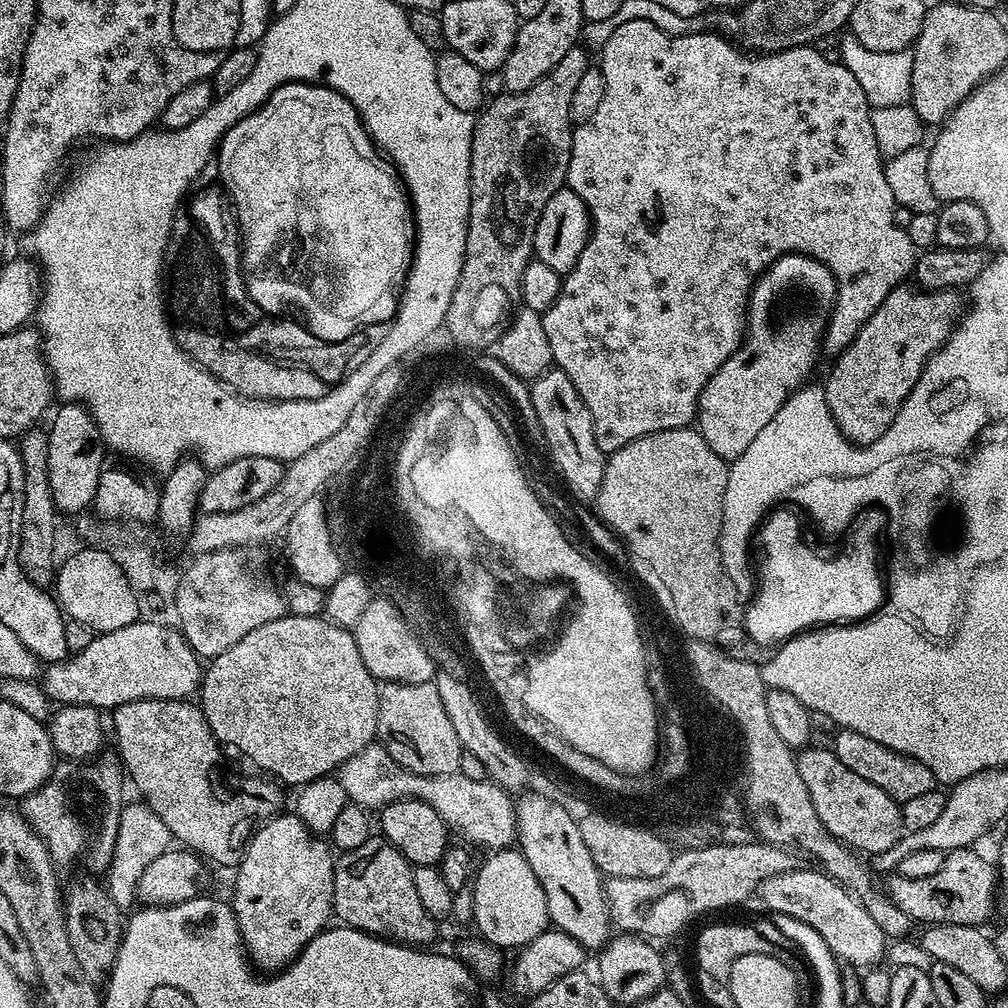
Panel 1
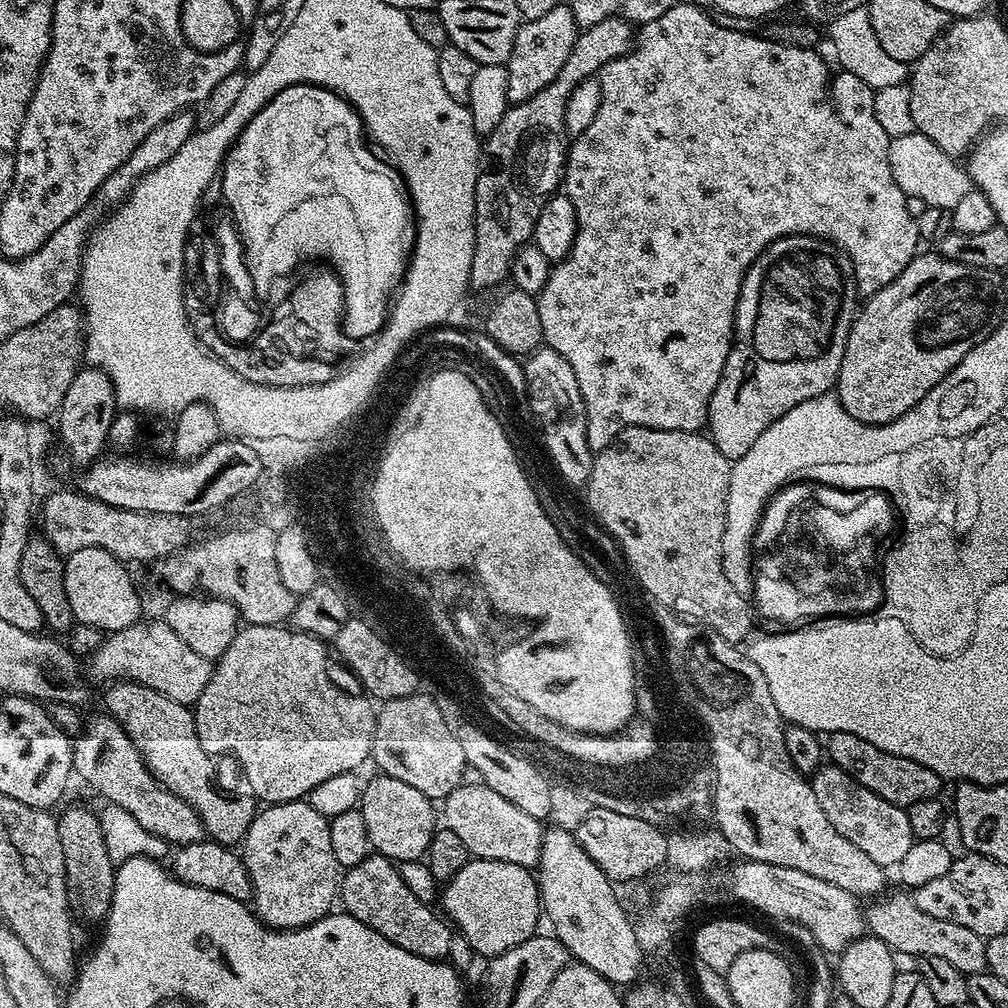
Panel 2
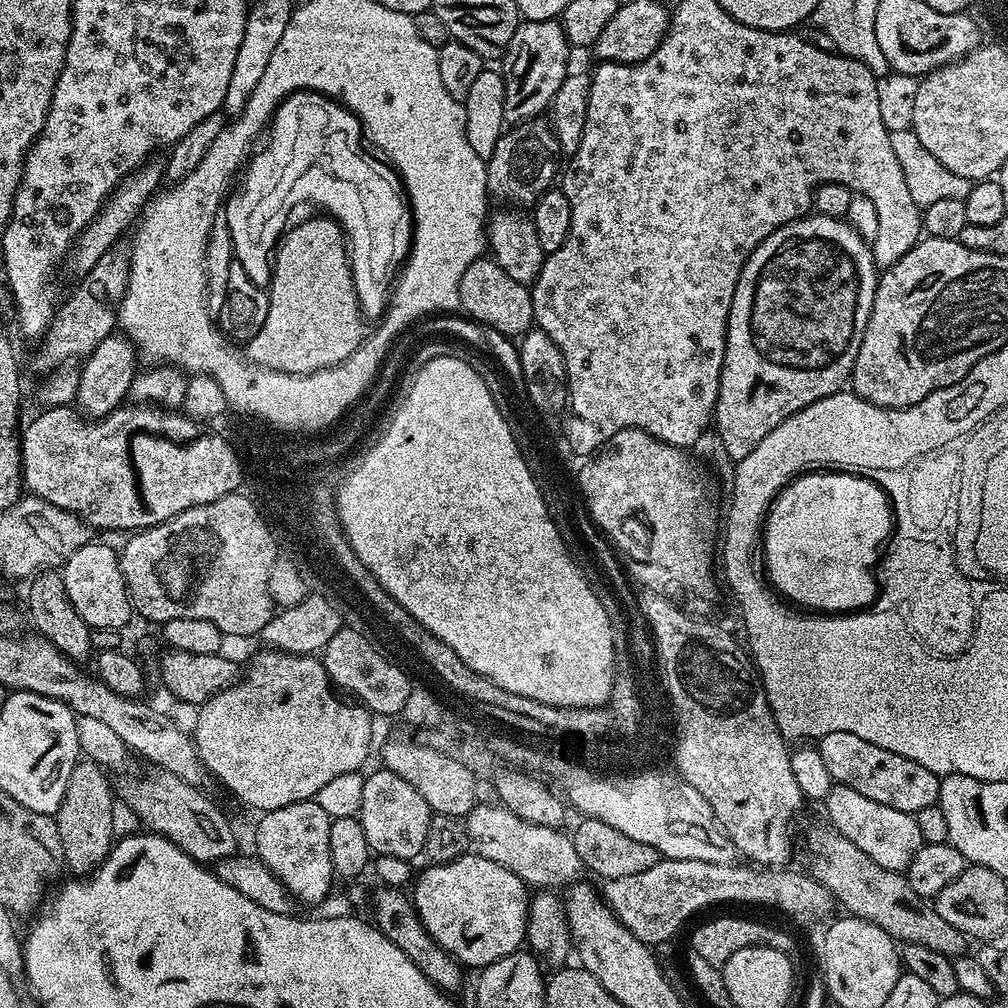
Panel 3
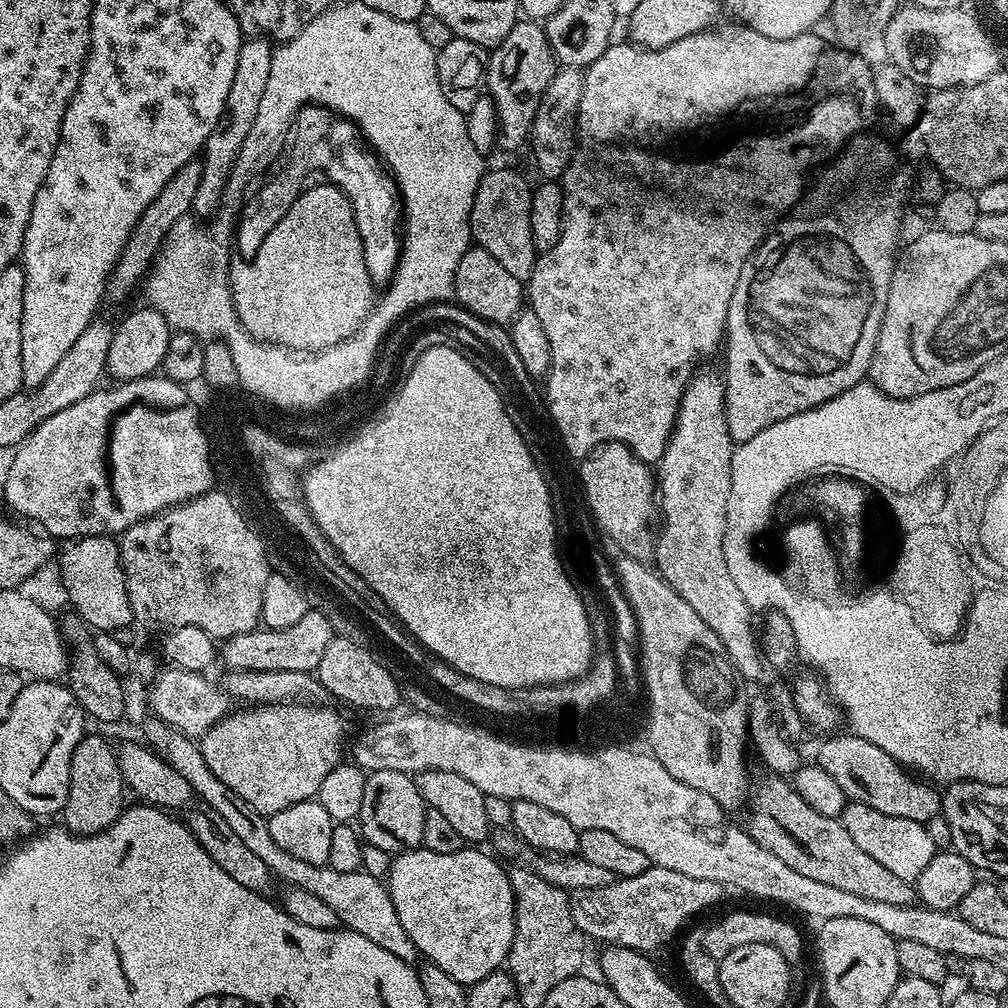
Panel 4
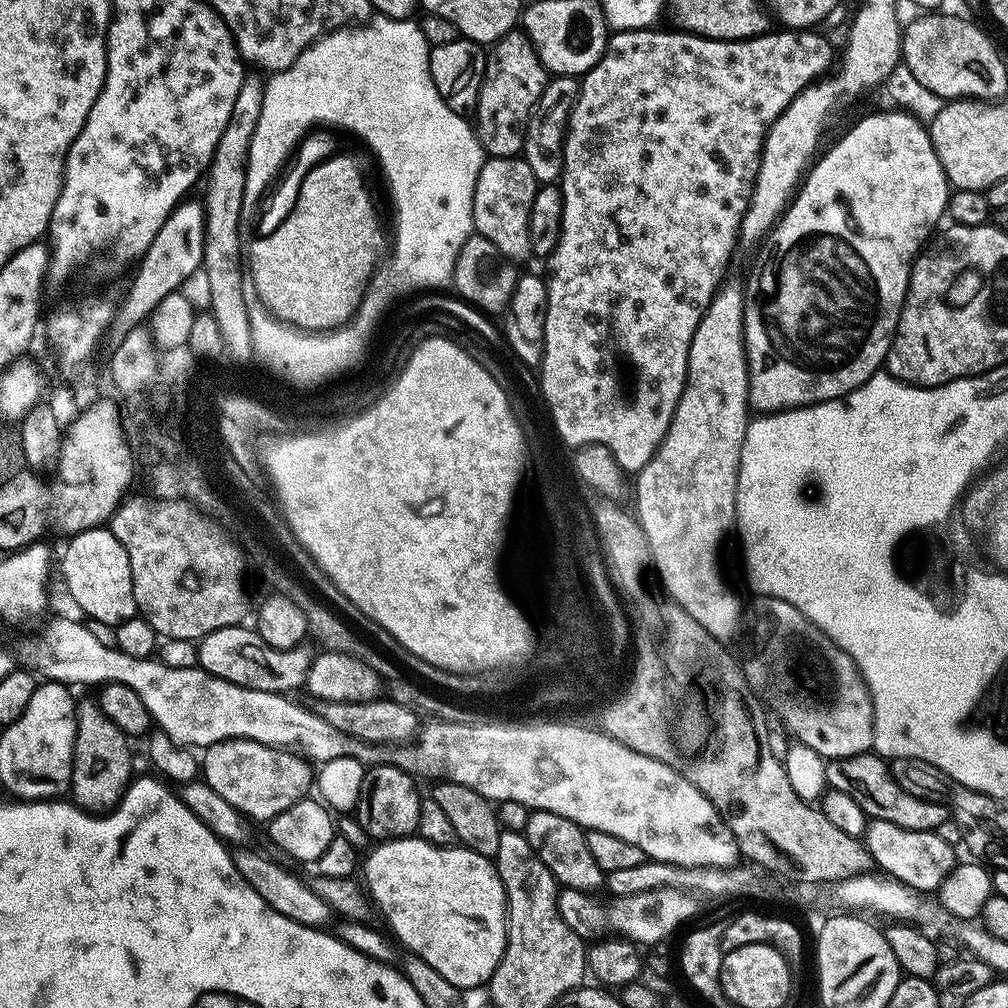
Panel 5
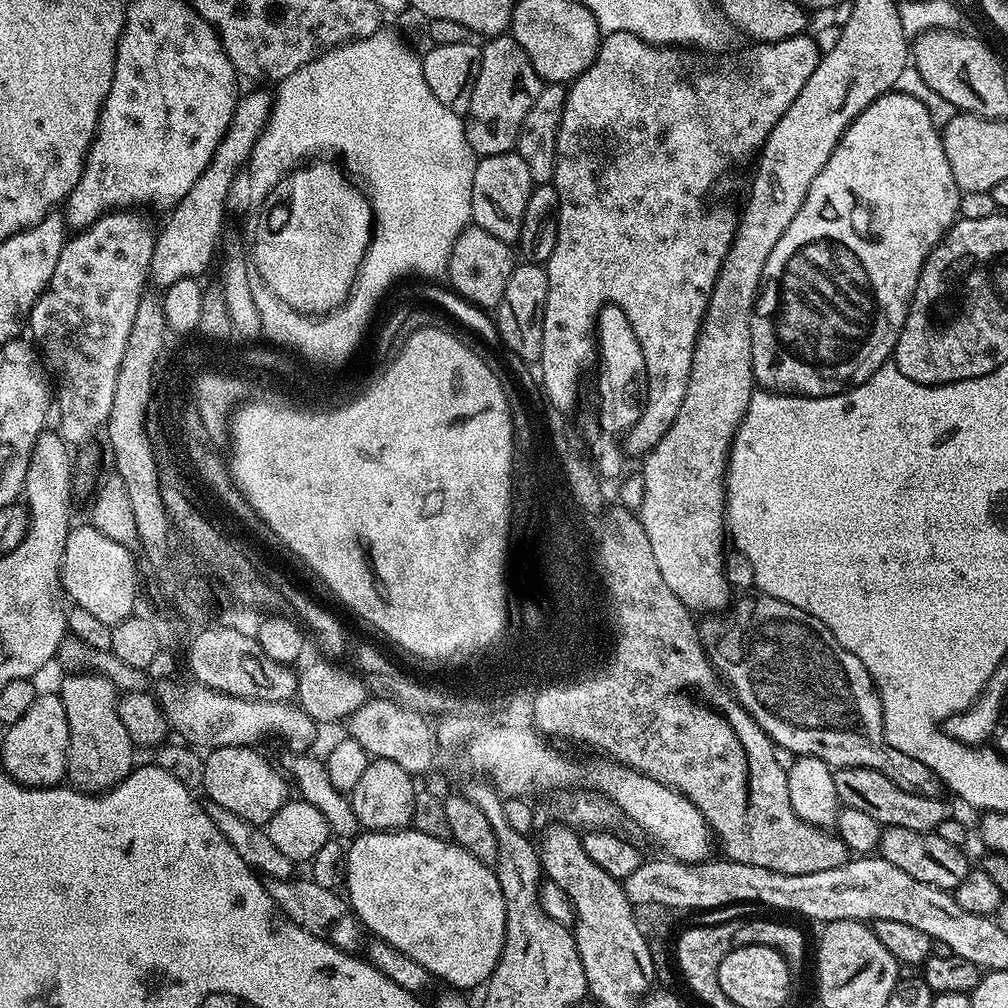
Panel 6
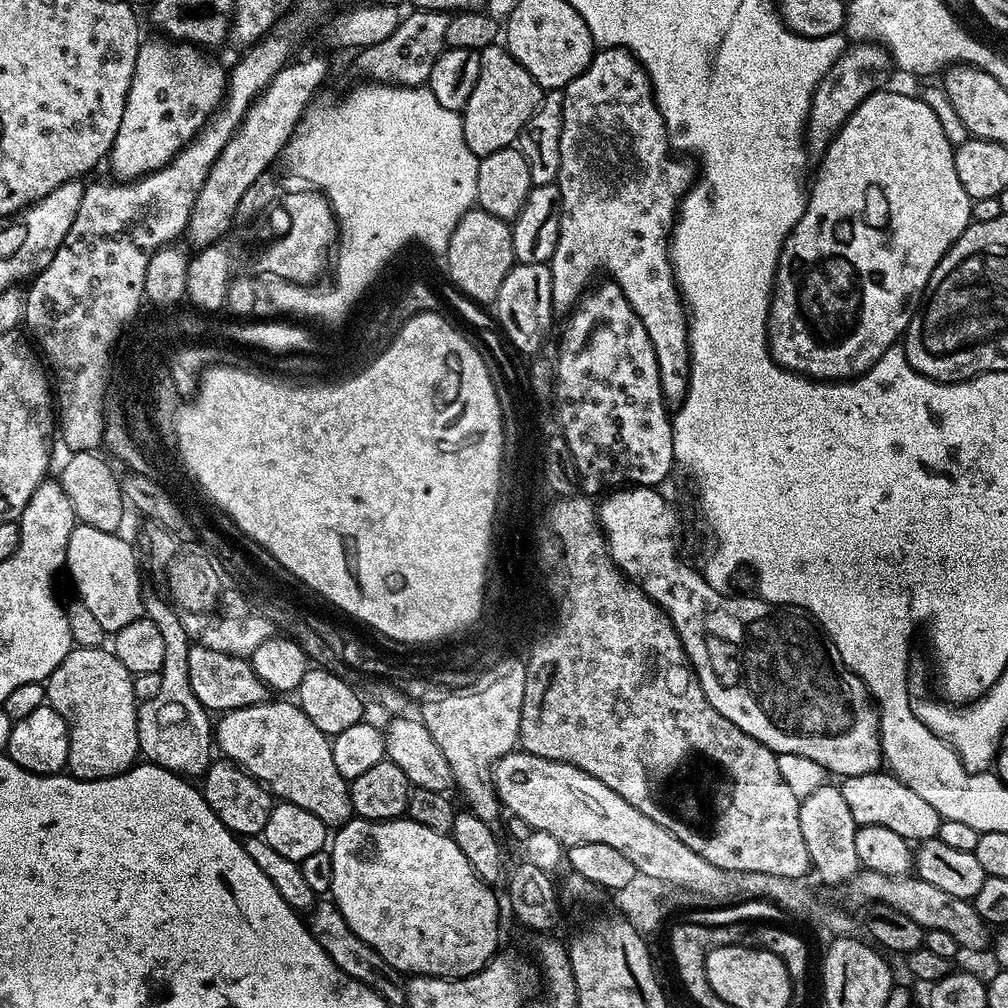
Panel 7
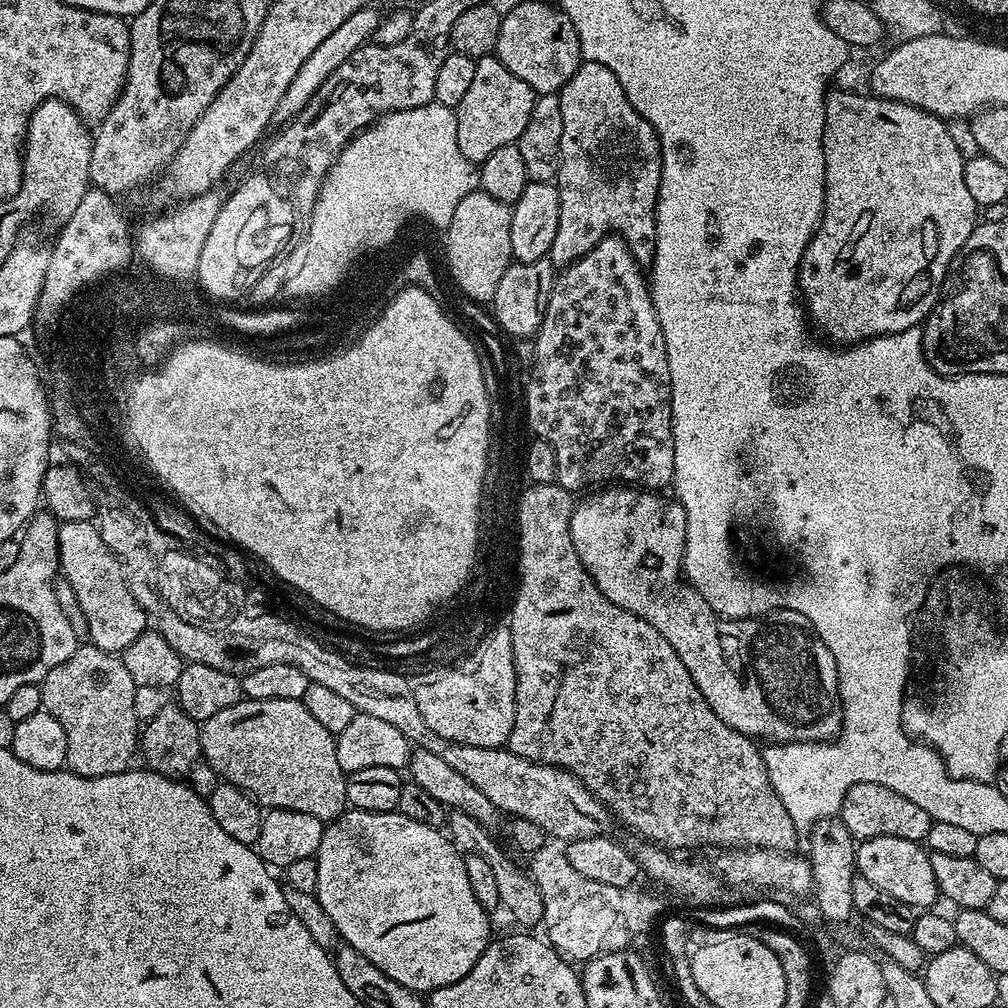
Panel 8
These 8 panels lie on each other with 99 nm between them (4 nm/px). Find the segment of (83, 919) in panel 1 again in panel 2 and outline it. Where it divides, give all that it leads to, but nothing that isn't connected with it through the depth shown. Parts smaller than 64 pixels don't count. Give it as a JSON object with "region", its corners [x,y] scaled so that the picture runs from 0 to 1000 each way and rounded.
{"region":[[[75,798],[59,807],[56,818],[58,835],[62,835],[62,847],[65,855],[67,900],[78,912],[80,909],[83,913],[102,914],[111,898],[116,858],[111,857],[105,843],[99,811],[94,805],[91,807],[89,803]]]}

